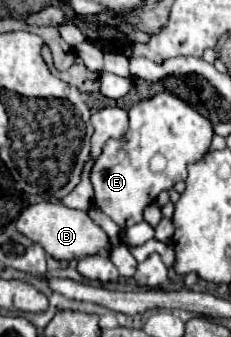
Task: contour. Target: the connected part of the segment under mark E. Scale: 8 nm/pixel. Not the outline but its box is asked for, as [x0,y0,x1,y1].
[91,91,213,229]

